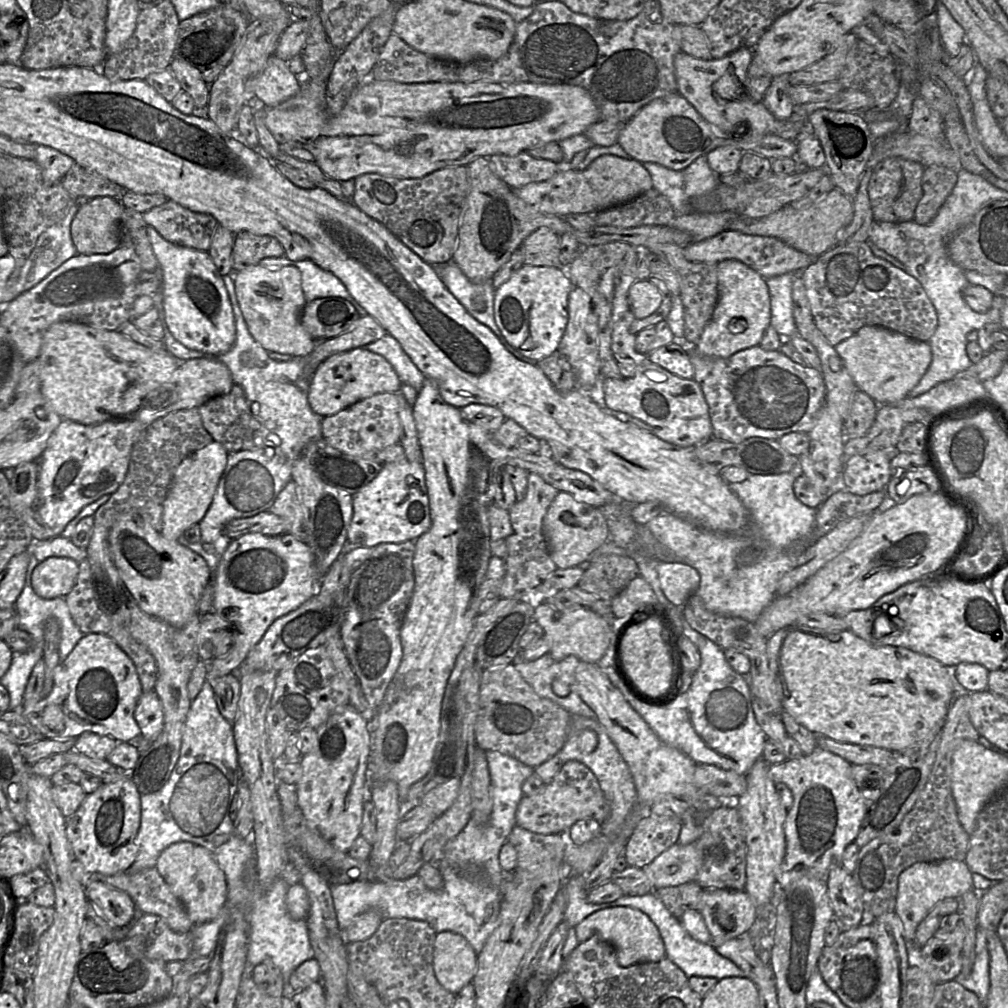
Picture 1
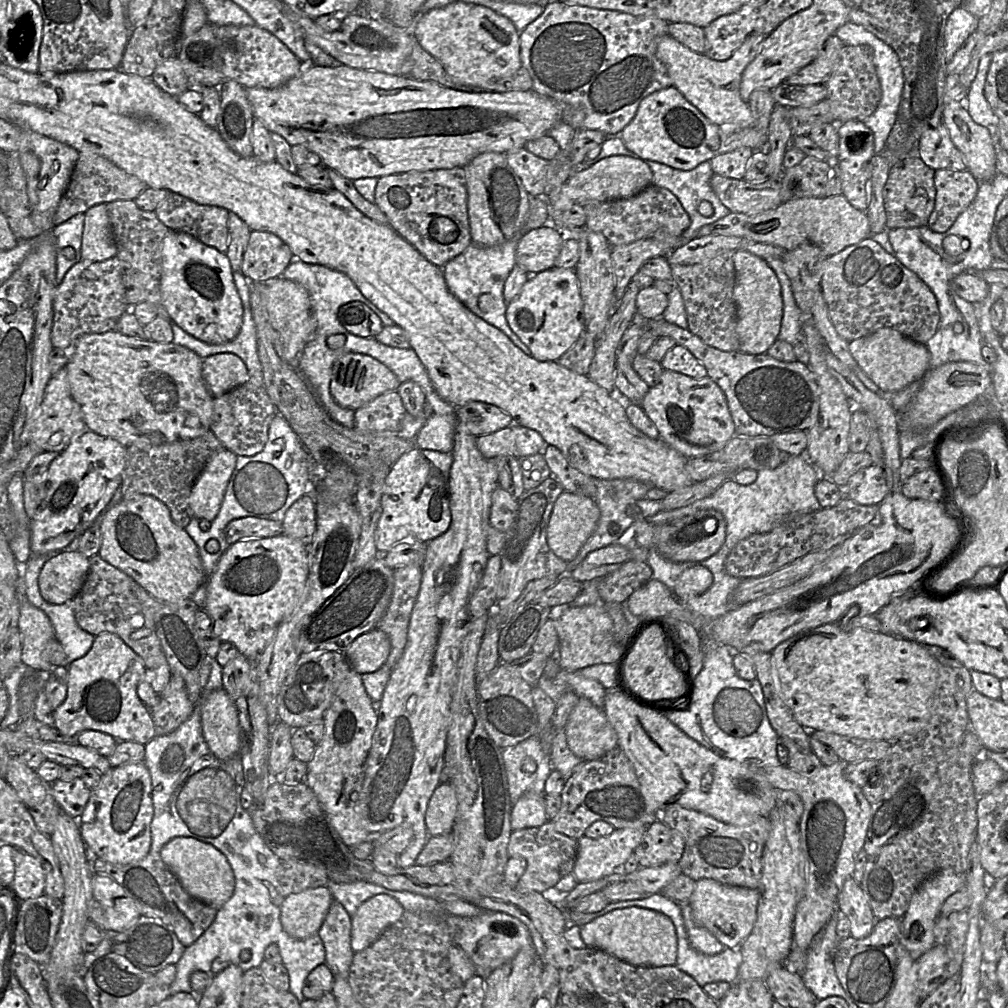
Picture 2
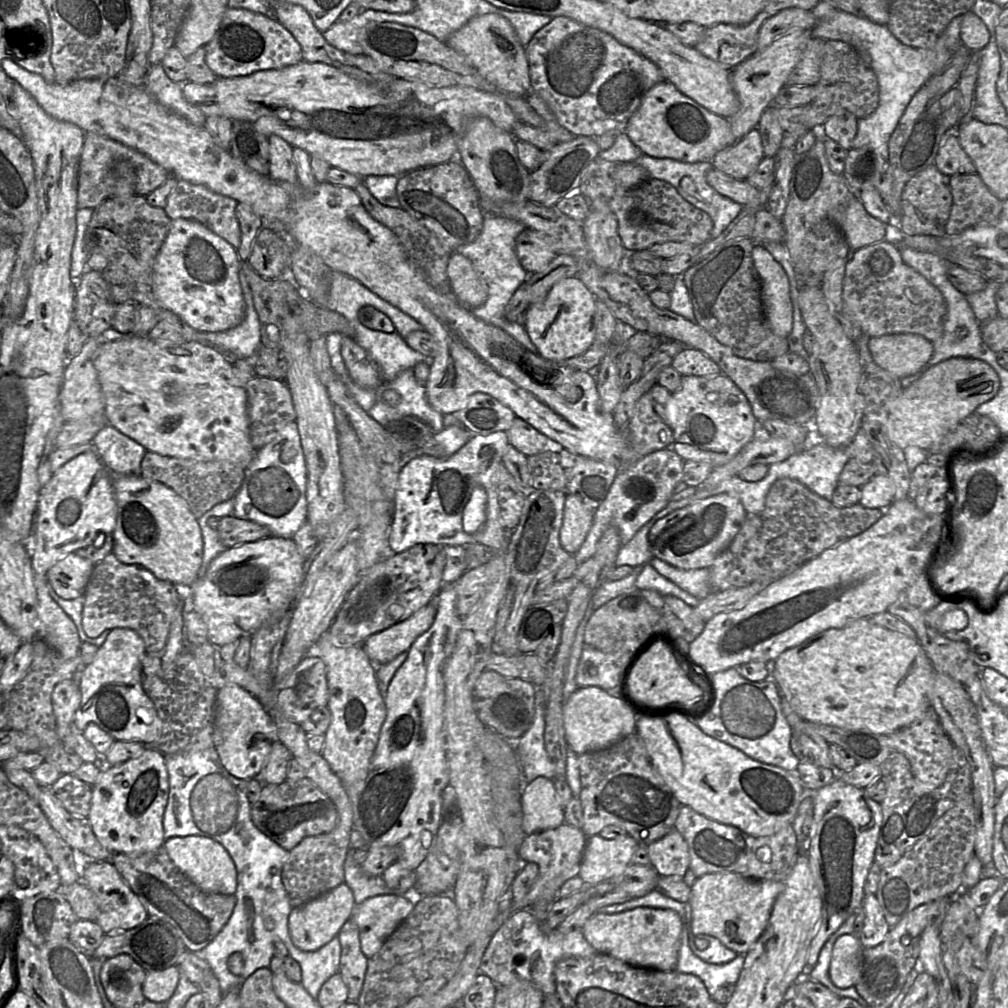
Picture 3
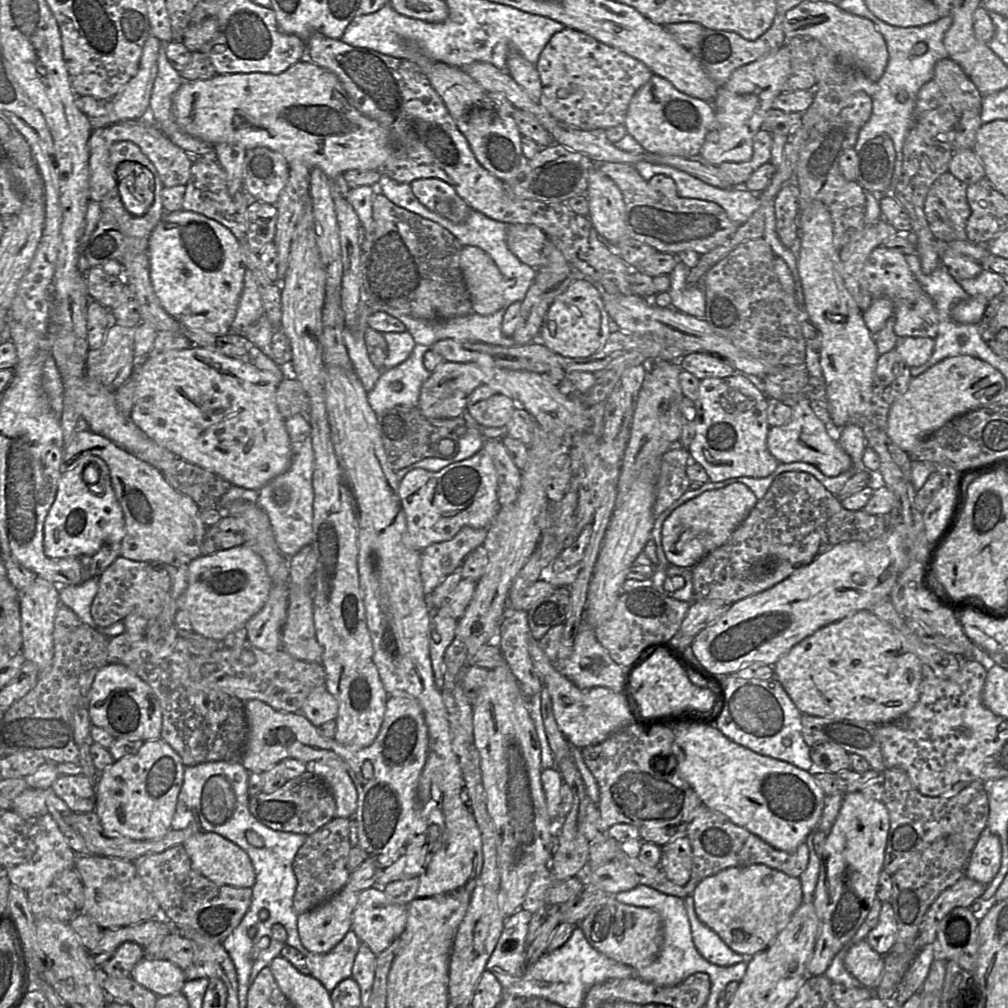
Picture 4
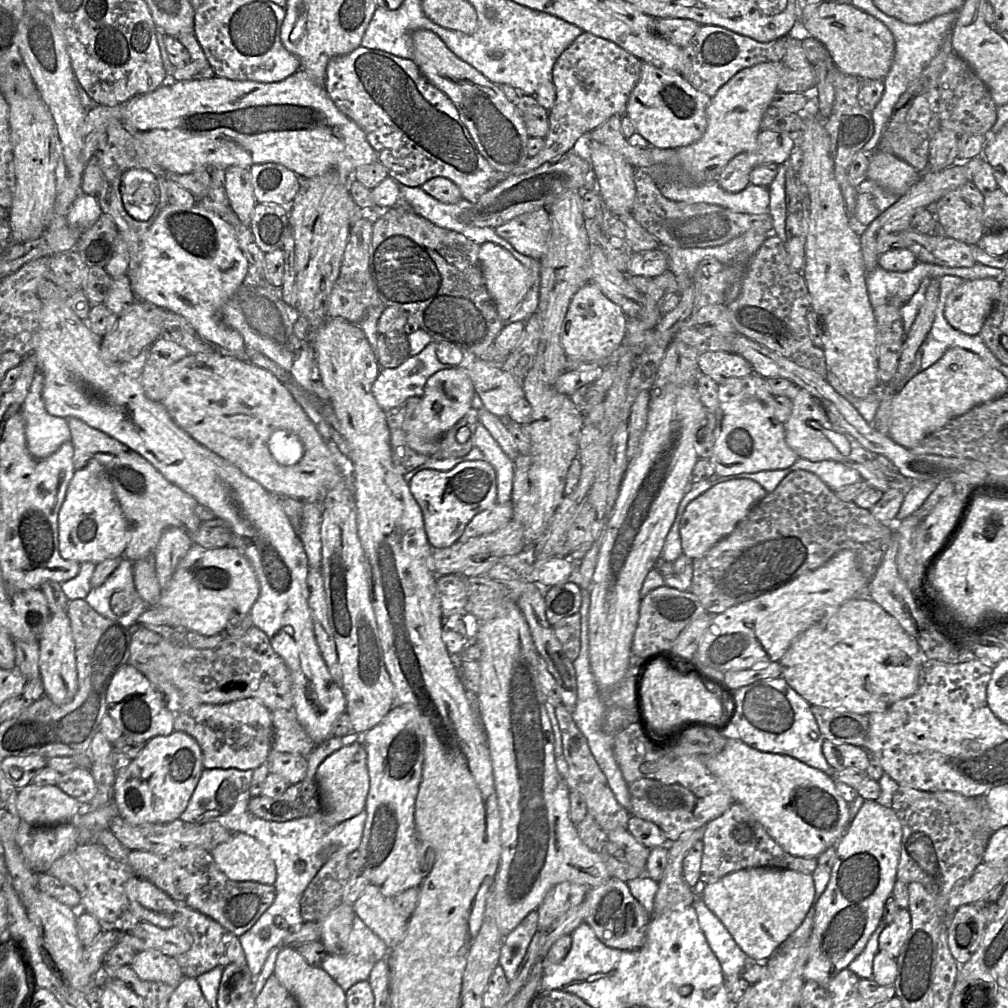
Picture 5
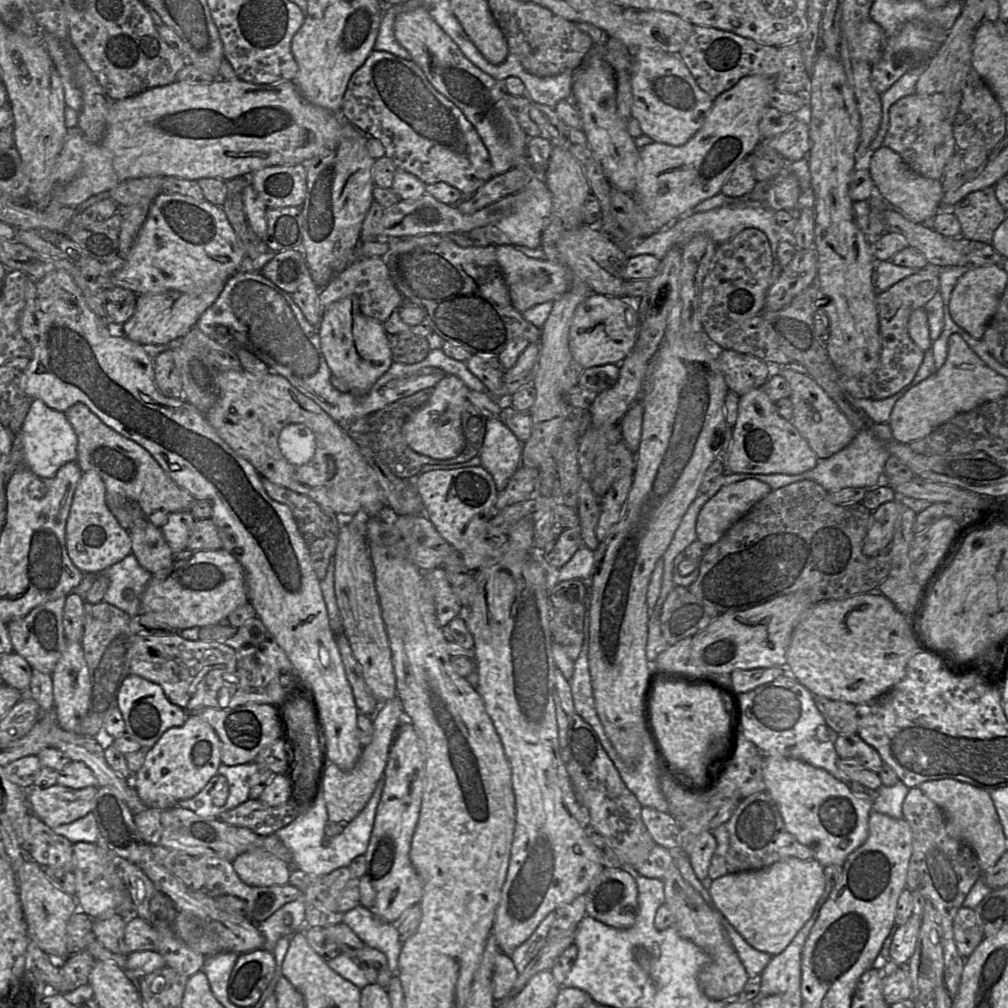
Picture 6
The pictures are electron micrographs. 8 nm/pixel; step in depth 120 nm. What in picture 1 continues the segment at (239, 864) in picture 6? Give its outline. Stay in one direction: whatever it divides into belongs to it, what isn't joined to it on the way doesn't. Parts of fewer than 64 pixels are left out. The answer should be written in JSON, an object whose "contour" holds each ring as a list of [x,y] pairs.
{"contour":[[[191,842],[173,843],[161,852],[156,868],[172,893],[182,902],[194,925],[210,921],[220,914],[226,903],[226,878],[208,850]]]}

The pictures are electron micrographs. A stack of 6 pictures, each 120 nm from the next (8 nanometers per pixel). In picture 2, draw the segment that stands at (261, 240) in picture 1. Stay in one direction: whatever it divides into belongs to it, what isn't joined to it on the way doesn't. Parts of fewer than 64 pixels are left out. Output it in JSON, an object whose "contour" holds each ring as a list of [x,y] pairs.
{"contour":[[[251,231],[240,272],[249,281],[264,282],[283,275],[293,261],[289,246],[266,231]]]}

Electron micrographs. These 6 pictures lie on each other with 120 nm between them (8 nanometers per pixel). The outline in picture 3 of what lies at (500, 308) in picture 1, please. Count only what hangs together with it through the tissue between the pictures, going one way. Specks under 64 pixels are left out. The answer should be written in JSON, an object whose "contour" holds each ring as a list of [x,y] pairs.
{"contour":[[[577,277],[557,282],[539,303],[530,305],[524,313],[523,326],[537,348],[537,354],[548,362],[558,363],[588,351],[595,337],[597,299]]]}

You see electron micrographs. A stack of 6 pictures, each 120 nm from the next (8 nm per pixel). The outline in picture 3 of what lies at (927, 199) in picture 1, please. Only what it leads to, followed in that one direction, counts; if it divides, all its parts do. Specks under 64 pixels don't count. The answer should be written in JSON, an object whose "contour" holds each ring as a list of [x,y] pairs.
{"contour":[[[977,173],[951,175],[949,187],[953,203],[945,226],[946,235],[956,235],[979,225],[990,225],[1000,217],[1004,201],[990,191]]]}

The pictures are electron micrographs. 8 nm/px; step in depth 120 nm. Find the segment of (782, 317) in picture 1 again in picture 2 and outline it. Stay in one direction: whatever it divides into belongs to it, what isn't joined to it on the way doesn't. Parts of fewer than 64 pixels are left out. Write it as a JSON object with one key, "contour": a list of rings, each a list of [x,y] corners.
{"contour":[[[773,258],[767,260],[767,262],[779,279],[783,297],[783,318],[779,338],[793,345],[799,339],[802,331],[803,314],[795,302],[783,259]]]}

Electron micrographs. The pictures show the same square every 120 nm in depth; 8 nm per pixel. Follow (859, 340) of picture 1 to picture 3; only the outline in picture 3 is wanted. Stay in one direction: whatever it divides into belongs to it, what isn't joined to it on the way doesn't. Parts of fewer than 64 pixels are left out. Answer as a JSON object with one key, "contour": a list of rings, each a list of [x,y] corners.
{"contour":[[[911,333],[870,338],[868,347],[876,364],[899,379],[927,370],[934,354],[933,342]]]}

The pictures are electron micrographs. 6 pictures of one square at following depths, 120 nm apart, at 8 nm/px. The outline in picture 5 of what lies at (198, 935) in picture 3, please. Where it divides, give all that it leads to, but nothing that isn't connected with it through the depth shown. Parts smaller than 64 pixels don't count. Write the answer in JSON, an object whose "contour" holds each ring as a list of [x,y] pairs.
{"contour":[[[185,848],[167,855],[155,870],[154,885],[173,900],[183,902],[186,906],[210,917],[222,927],[240,937],[245,934],[272,905],[276,897],[274,885],[265,885],[253,881],[237,882],[230,880],[216,865],[211,853],[199,848]]]}

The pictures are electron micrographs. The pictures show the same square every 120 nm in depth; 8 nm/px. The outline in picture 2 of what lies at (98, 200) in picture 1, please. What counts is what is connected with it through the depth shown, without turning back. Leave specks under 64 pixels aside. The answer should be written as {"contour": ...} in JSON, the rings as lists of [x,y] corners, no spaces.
{"contour":[[[107,204],[95,205],[84,215],[82,260],[101,262],[115,257],[117,247],[107,213]]]}

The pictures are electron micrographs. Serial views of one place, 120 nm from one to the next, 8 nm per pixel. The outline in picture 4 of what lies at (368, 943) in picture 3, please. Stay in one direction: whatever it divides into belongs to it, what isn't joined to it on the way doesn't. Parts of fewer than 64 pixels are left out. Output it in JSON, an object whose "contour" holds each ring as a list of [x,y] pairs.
{"contour":[[[375,885],[359,893],[358,905],[353,913],[352,929],[359,939],[378,955],[404,932],[407,918],[408,906],[393,903],[386,896],[384,888]]]}

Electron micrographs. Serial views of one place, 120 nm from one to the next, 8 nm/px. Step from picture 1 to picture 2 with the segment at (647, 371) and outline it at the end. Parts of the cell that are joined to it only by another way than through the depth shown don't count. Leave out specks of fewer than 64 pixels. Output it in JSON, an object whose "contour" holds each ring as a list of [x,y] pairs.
{"contour":[[[664,369],[659,383],[650,387],[640,407],[655,423],[660,438],[688,459],[715,452],[735,436],[726,396],[708,376],[694,379]]]}

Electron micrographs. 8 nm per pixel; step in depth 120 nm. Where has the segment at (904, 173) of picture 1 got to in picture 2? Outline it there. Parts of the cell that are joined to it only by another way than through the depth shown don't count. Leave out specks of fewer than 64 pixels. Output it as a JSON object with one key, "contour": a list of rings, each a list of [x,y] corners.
{"contour":[[[919,156],[906,158],[890,168],[883,190],[886,227],[888,229],[927,226],[935,207],[935,171],[926,165]]]}

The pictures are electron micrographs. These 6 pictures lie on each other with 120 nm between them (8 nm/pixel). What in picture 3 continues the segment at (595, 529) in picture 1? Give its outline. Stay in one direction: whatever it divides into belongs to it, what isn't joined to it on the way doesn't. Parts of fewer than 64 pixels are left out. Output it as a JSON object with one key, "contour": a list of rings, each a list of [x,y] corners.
{"contour":[[[567,494],[564,505],[563,524],[560,529],[560,543],[563,549],[575,555],[588,532],[594,519],[594,511],[589,509],[580,497]]]}

